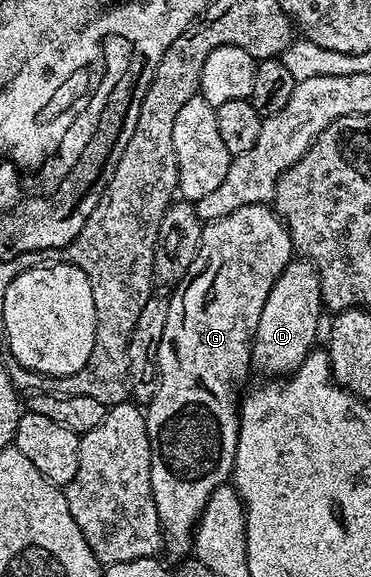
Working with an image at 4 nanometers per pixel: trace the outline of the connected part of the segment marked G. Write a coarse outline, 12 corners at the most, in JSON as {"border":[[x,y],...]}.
{"border":[[275,207],[204,224],[167,297],[144,418],[163,551],[229,483]]}

